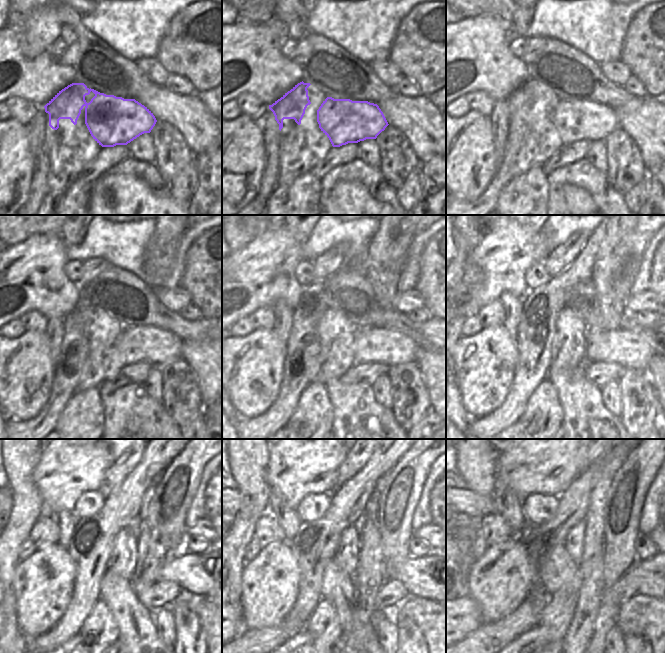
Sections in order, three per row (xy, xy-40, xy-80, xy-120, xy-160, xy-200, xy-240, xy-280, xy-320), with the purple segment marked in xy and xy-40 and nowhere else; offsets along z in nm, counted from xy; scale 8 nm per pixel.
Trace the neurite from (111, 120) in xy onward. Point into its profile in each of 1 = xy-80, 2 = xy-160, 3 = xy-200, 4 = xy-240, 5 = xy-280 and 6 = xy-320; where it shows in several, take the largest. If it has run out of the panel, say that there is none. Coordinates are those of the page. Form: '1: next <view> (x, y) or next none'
1: next xy-80 (574, 121)
2: next xy-160 (372, 344)
3: next xy-200 (622, 346)
4: next xy-240 (188, 571)
5: next xy-280 (420, 575)
6: next xy-320 (649, 570)

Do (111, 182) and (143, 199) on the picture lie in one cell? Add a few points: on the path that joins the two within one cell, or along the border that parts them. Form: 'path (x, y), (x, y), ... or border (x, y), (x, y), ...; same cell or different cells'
path (119, 190), (128, 199), (135, 199); same cell

